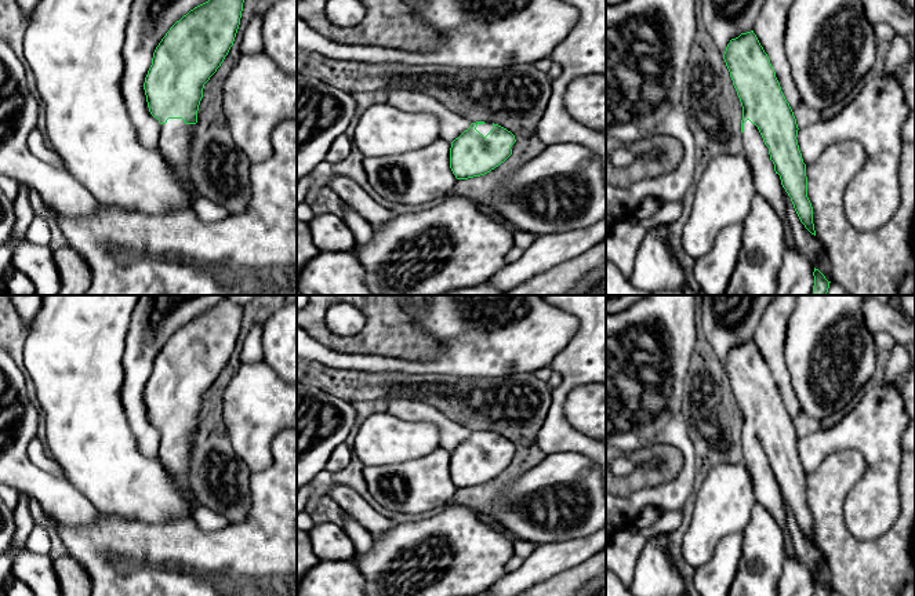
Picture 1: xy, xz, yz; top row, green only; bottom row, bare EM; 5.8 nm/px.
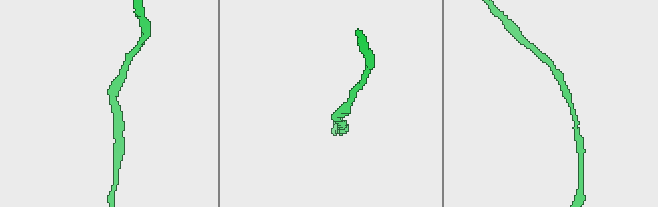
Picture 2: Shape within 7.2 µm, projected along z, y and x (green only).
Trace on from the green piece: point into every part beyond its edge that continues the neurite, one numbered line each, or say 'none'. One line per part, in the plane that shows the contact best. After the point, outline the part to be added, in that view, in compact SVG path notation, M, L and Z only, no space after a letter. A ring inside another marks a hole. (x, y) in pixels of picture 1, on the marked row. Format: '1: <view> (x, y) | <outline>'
1: yz (768, 184) | M749 120L744 123L742 153L745 155L754 177L755 190L763 196L776 210L785 228L785 247L796 250L796 241L787 221L787 206L780 175L774 171L769 148L755 124Z

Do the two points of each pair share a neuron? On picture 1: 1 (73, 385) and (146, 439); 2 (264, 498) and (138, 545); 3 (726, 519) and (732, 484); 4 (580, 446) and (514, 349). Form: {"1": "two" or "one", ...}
{"1": "two", "2": "one", "3": "one", "4": "two"}

